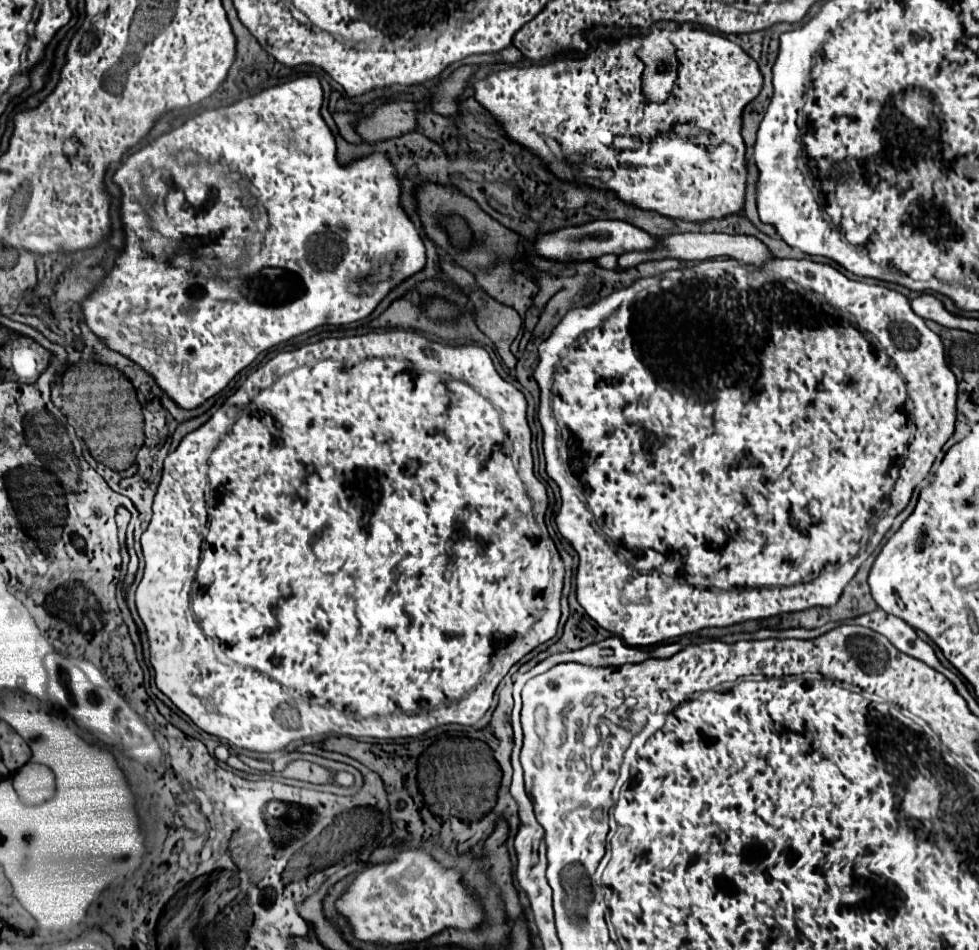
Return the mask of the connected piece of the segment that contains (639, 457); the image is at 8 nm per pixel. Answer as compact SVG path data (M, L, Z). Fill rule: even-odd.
M733 258L703 260L695 266L641 278L629 288L617 290L587 308L575 308L567 312L553 334L541 342L535 380L541 388L539 420L543 426L547 474L561 490L557 526L579 554L575 578L577 600L601 628L623 636L629 646L653 646L709 626L731 626L813 606L833 606L863 564L861 558L859 562L851 560L859 556L861 548L867 544L871 544L871 550L863 554L869 556L873 552L895 516L907 506L913 488L927 478L933 460L953 434L957 400L957 380L945 362L941 338L911 310L903 294L881 284L851 280L829 264L779 258L765 266L747 266ZM707 496L713 496L713 502L707 502ZM663 578L673 578L677 582L665 584Z

